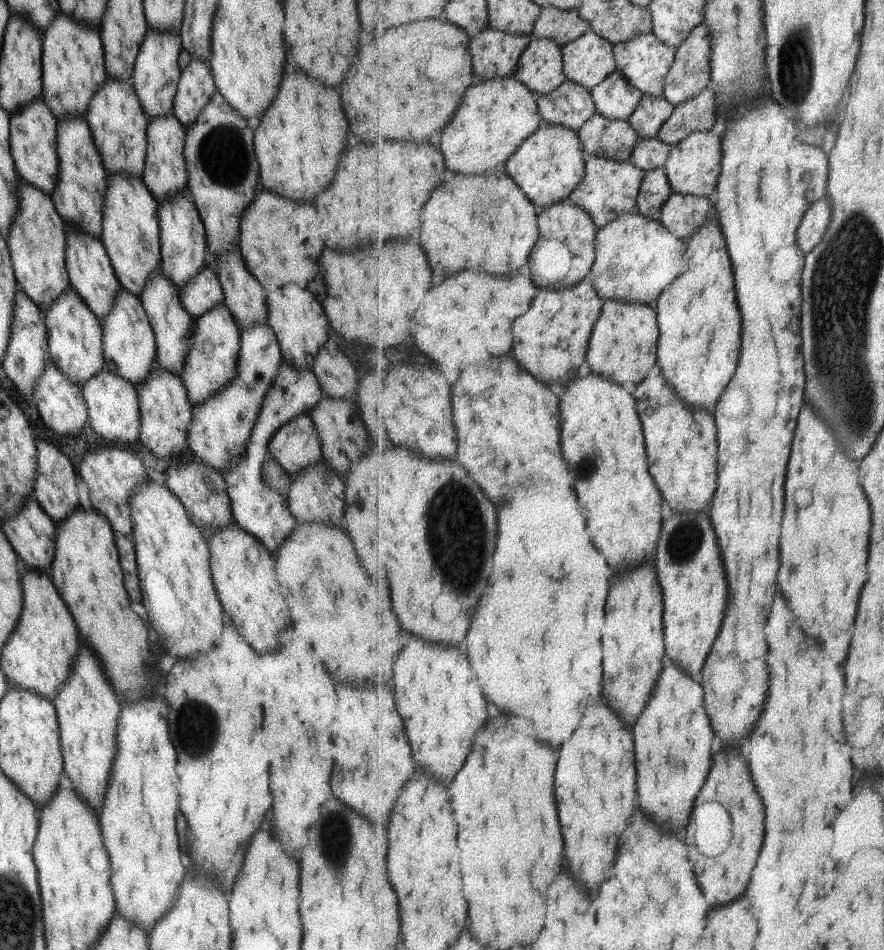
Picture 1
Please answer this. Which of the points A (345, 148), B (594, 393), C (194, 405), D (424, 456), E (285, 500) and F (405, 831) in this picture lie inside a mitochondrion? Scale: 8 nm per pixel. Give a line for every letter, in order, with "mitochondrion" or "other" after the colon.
A: other
B: other
C: other
D: other
E: other
F: other

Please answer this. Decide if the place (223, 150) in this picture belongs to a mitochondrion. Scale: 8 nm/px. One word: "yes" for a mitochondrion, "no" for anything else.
yes

